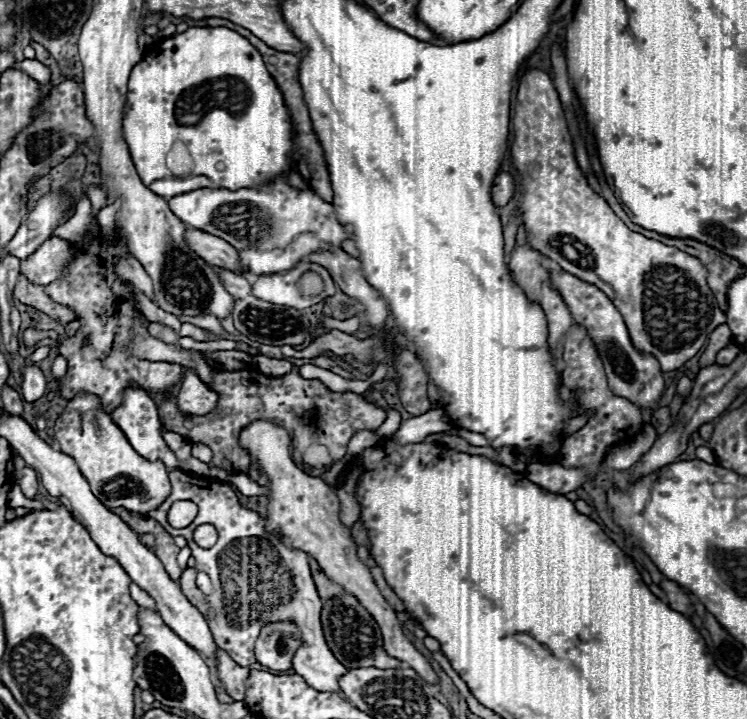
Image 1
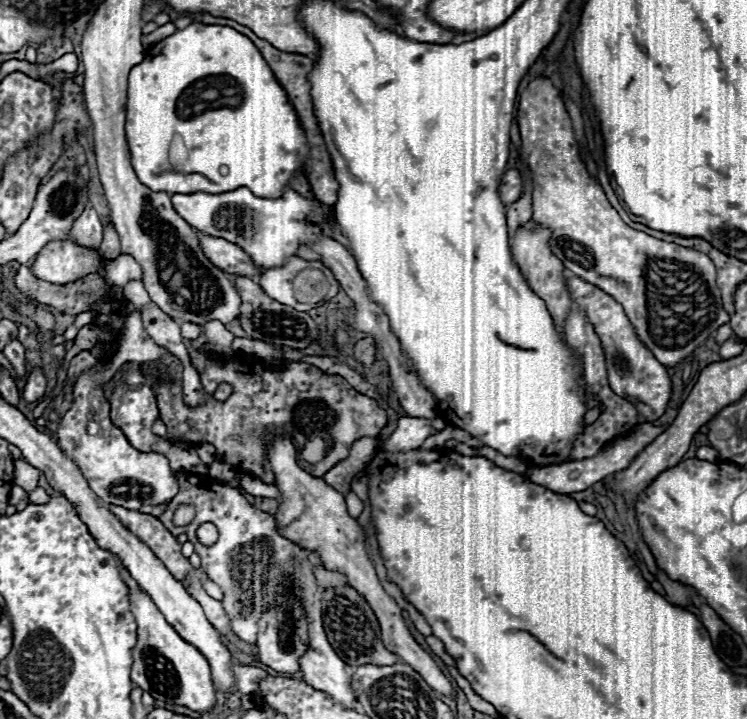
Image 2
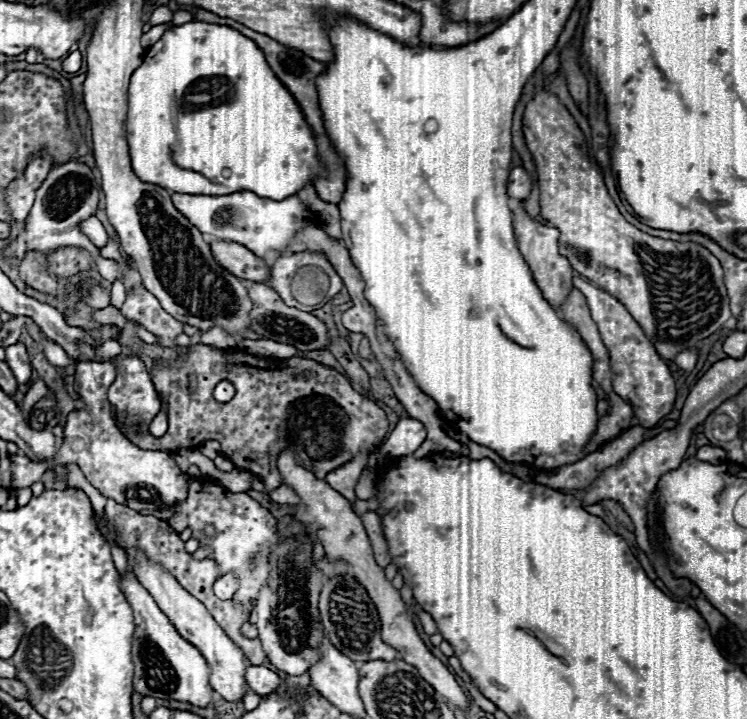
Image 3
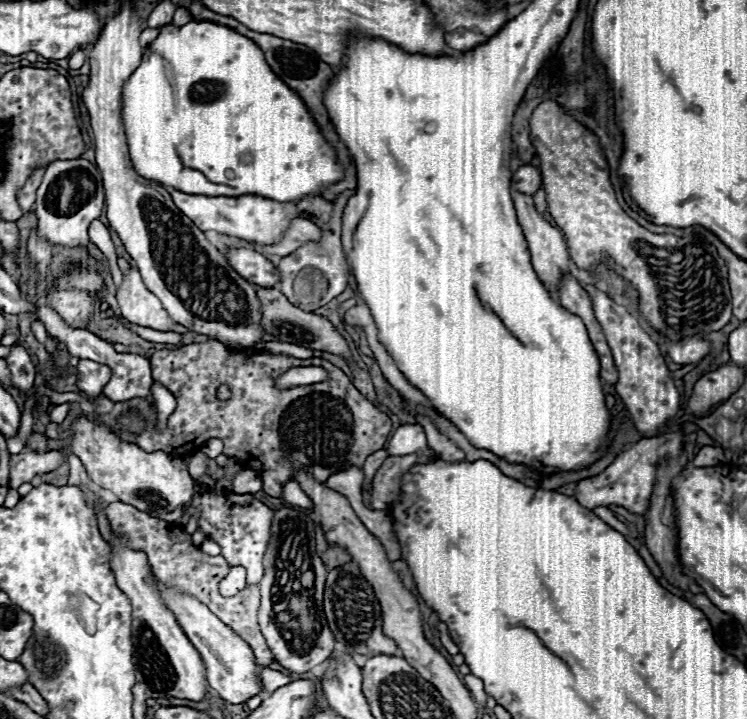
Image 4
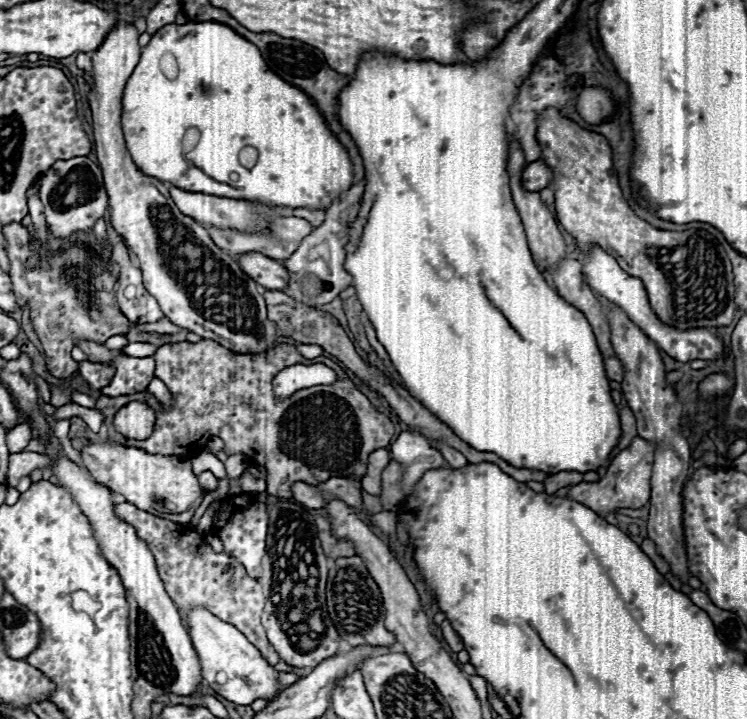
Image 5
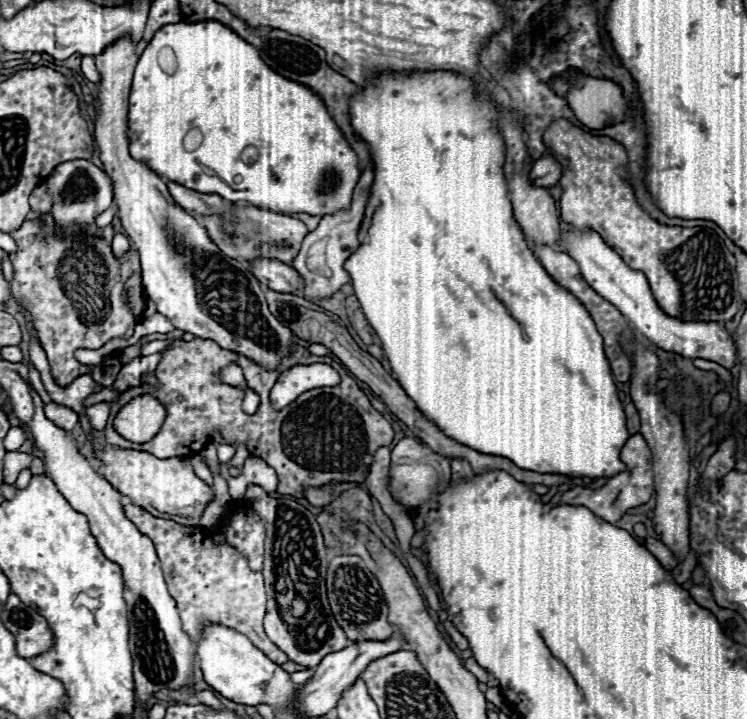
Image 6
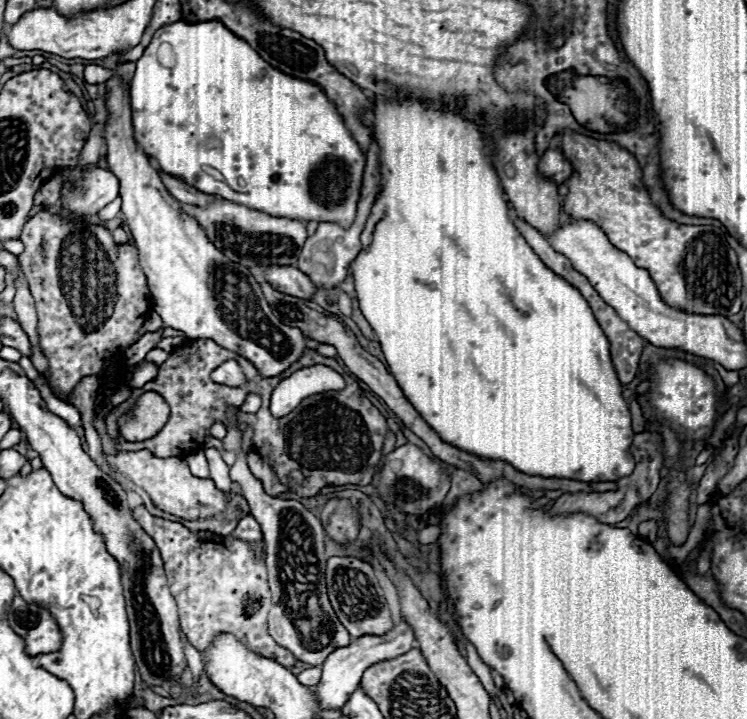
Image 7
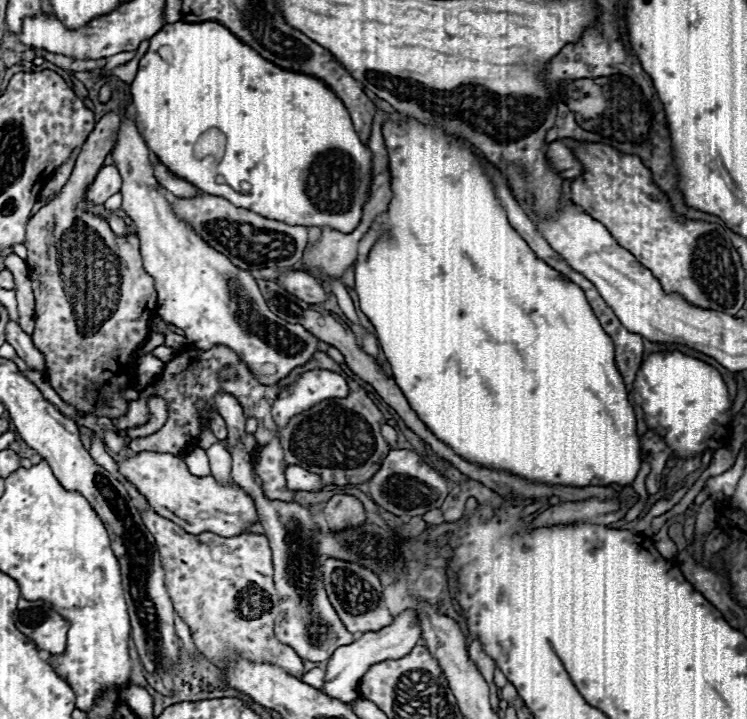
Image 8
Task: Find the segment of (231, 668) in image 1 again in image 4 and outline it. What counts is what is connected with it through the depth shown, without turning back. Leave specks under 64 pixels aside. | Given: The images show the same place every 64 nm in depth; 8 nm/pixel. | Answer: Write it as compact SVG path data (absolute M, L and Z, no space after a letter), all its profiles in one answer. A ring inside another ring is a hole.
M264 668L260 672L260 676L262 676L262 684L264 684L264 690L262 690L264 696L274 692L280 686L286 686L286 684L292 682L292 678L288 674L282 674L282 672L276 672L276 670L270 670L270 668Z

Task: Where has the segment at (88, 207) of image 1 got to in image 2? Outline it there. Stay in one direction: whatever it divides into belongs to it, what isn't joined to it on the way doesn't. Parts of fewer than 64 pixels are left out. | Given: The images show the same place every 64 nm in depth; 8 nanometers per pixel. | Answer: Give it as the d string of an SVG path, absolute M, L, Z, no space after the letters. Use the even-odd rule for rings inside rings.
M86 208L80 214L80 220L74 222L70 234L76 238L78 244L88 246L88 248L98 248L102 242L104 230L102 230L102 224L100 224L100 218L96 216L96 212L92 208Z

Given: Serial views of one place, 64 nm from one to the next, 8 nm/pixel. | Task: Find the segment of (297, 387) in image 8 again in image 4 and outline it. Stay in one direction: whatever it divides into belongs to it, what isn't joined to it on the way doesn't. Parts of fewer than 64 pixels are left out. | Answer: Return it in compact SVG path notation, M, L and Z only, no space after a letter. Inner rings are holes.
M296 366L286 370L276 378L276 388L288 390L294 386L308 386L308 384L320 384L328 380L328 372L320 366Z

